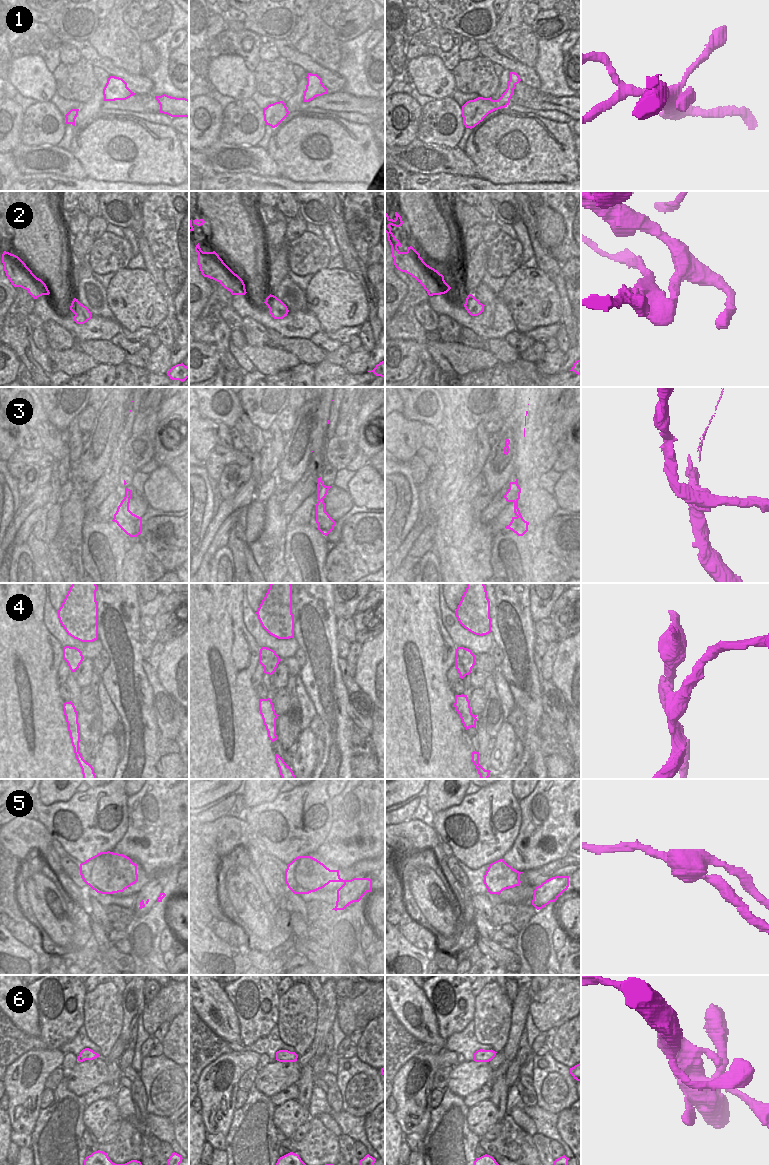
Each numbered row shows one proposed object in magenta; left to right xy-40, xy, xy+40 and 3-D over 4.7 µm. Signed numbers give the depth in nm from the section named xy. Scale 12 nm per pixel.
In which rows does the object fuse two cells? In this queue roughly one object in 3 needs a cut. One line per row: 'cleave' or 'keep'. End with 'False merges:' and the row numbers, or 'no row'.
1: keep
2: cleave
3: cleave
4: cleave
5: cleave
6: keep
False merges: 2, 3, 4, 5

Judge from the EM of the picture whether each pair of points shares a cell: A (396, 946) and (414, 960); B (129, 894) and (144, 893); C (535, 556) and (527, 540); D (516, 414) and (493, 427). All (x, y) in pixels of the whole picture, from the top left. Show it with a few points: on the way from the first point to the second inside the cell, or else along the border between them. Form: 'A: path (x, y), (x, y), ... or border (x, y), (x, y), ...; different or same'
A: path (400, 950), (410, 960); same
B: path (133, 894), (140, 893); same
C: border (533, 546), (526, 549), (523, 554); different
D: border (496, 412), (508, 419), (508, 437), (504, 442); different

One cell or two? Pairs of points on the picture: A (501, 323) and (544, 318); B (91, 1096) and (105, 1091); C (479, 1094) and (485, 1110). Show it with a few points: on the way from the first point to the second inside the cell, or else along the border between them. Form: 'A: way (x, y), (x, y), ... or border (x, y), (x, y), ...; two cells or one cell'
A: border (503, 300), (517, 329); two cells
B: way (94, 1095), (102, 1091); one cell
C: border (488, 1099), (483, 1099), (469, 1108); two cells

